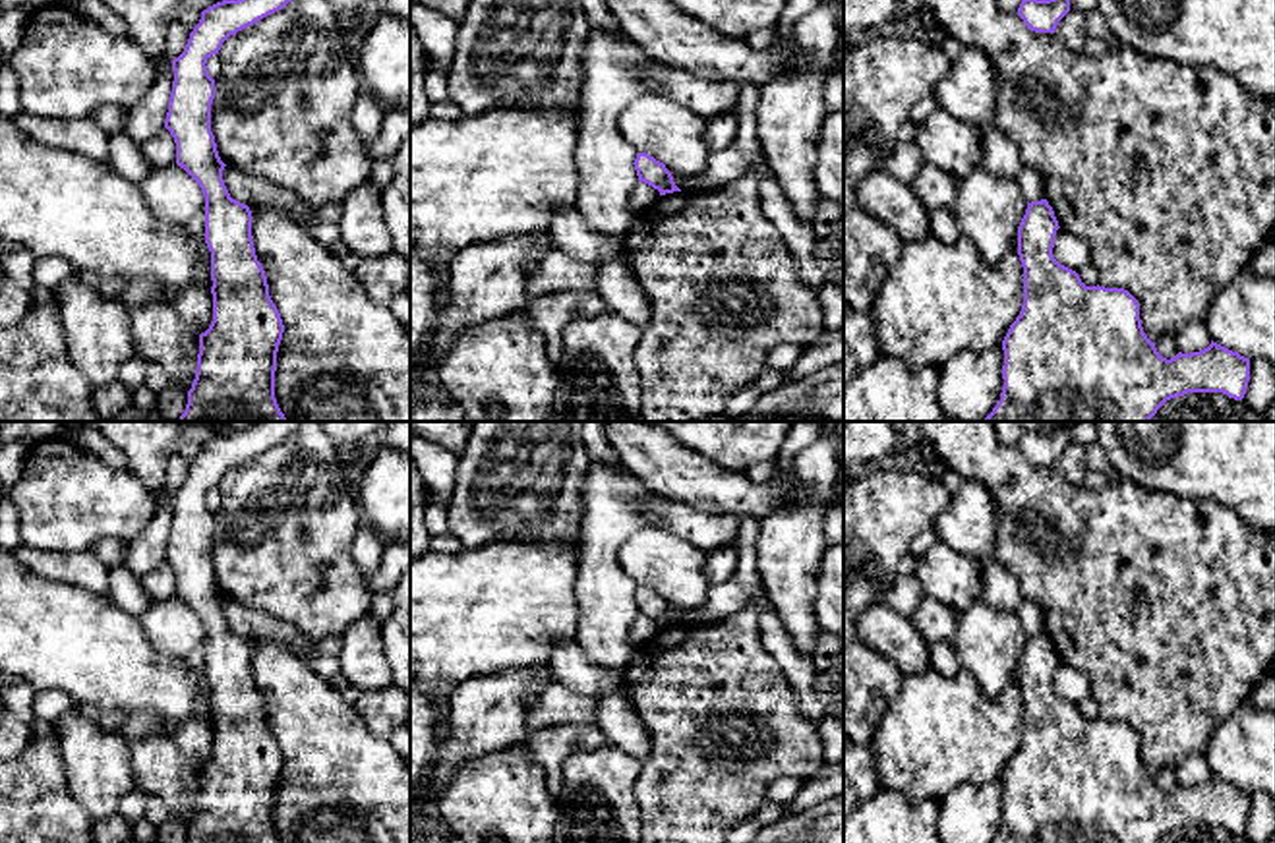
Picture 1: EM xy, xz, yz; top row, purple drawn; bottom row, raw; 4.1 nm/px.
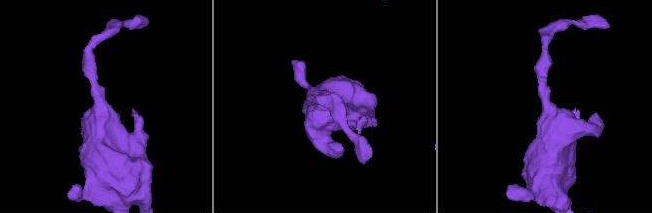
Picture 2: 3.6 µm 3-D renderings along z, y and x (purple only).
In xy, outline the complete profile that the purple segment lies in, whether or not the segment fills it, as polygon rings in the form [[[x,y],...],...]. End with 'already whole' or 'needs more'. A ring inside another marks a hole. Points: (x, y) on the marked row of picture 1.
[[[222,0],[201,12],[199,23],[190,33],[184,52],[172,60],[174,81],[168,101],[164,128],[176,143],[176,164],[182,166],[201,188],[205,195],[205,244],[211,251],[211,294],[213,321],[199,334],[197,369],[188,404],[178,422],[286,422],[275,398],[277,352],[282,340],[284,325],[277,305],[269,296],[269,284],[261,263],[257,261],[252,240],[252,211],[248,205],[230,197],[219,157],[215,135],[211,131],[211,104],[215,99],[215,79],[207,73],[207,60],[219,54],[222,43],[238,31],[257,23],[259,19],[282,10],[292,0]]] | already whole

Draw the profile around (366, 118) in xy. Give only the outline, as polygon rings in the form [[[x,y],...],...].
[[[362,89],[354,104],[352,126],[366,145],[377,137],[383,114],[385,108]]]

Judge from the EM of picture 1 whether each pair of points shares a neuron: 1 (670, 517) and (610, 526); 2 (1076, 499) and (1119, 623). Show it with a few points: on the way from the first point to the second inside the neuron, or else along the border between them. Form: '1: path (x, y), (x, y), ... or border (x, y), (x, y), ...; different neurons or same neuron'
1: path (654, 517), (625, 517); same neuron
2: path (1076, 530), (1078, 538), (1119, 579), (1119, 592); same neuron

